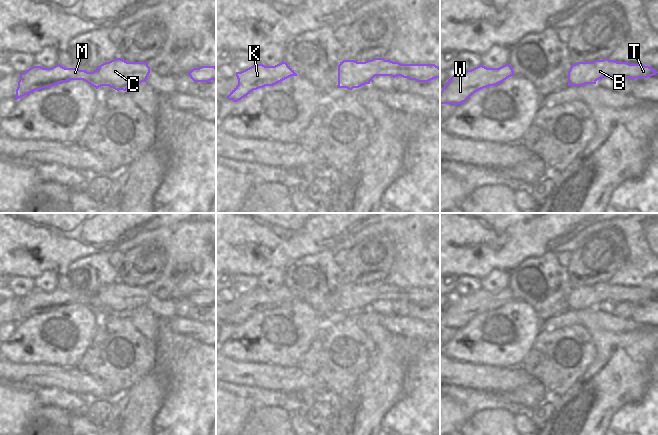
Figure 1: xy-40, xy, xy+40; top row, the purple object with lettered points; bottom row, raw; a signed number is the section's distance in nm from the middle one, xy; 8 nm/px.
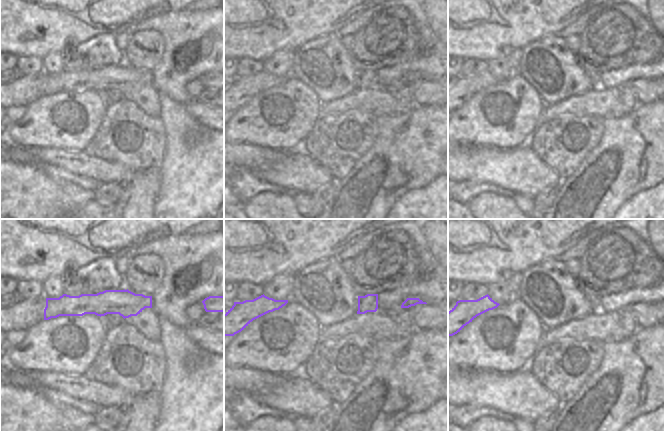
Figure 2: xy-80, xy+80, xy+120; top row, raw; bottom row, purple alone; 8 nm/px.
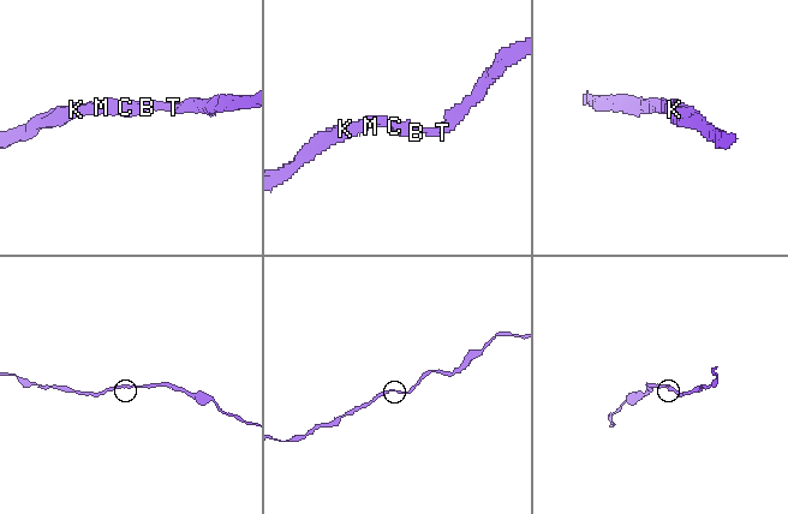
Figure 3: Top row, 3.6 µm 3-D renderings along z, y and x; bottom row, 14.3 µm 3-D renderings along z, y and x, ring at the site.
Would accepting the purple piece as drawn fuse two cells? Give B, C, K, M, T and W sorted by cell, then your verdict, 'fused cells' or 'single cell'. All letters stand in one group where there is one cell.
groups B C K M T W; single cell

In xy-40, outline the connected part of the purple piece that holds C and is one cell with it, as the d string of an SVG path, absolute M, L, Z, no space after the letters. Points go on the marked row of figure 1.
M121 58L103 63L93 72L65 68L60 64L51 68L33 66L20 74L14 99L69 80L83 80L96 89L109 86L117 91L126 91L135 84L146 82L149 73L150 67L146 62L127 62Z

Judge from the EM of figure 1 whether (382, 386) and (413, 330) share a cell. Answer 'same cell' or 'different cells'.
different cells

